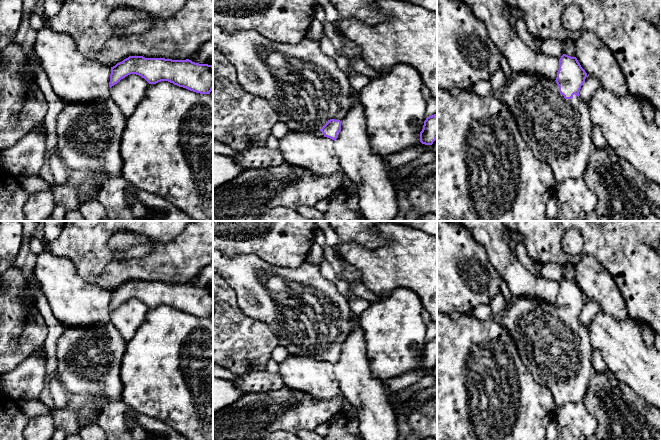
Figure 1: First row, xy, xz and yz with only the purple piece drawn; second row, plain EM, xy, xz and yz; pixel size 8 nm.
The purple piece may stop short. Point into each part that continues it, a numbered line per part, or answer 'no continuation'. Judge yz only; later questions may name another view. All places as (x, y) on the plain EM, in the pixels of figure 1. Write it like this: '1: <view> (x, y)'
1: yz (558, 355)

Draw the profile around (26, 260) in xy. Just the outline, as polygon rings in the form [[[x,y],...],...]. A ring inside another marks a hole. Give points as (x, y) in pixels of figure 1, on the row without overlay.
[[[21,221],[21,223],[23,225],[22,245],[18,256],[12,264],[24,272],[26,280],[26,297],[36,303],[36,296],[31,291],[30,286],[36,279],[34,275],[34,267],[37,255],[31,252],[29,245],[31,240],[35,237],[39,221]]]

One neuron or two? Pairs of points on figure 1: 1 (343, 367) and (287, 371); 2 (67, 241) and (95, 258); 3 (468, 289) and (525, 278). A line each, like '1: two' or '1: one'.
1: two
2: one
3: two

